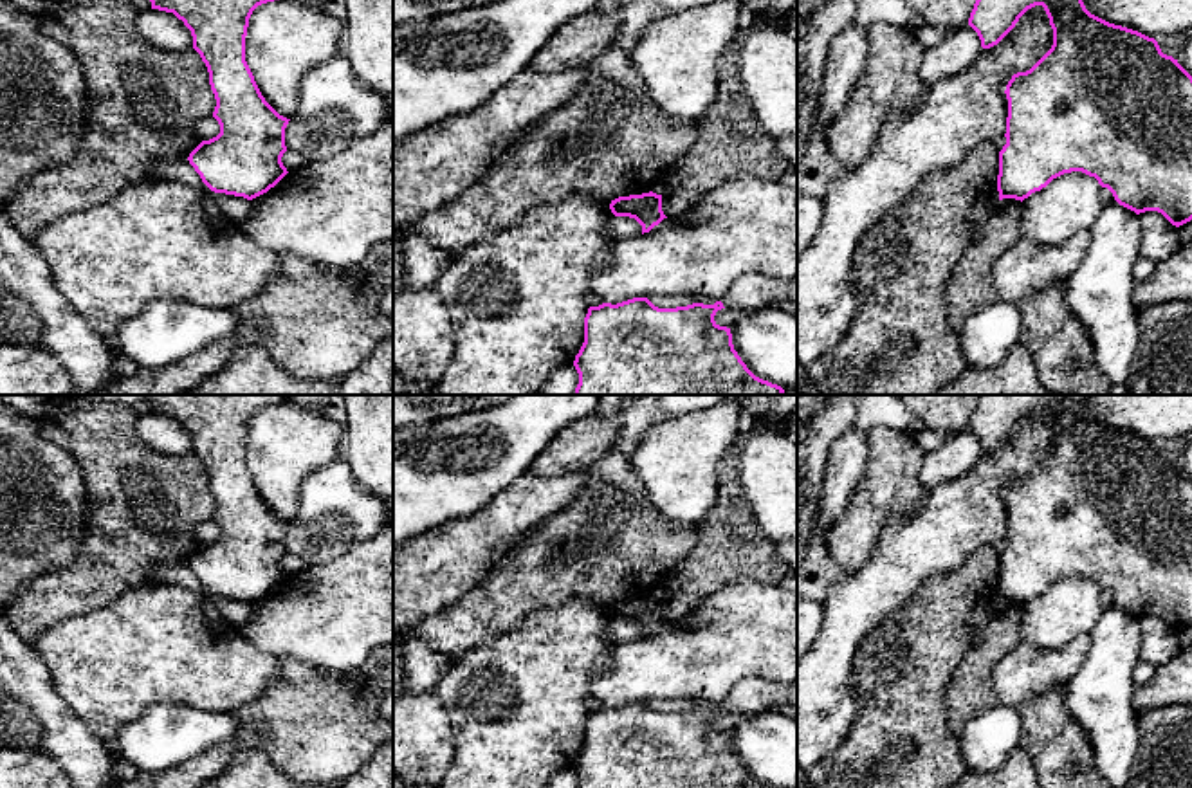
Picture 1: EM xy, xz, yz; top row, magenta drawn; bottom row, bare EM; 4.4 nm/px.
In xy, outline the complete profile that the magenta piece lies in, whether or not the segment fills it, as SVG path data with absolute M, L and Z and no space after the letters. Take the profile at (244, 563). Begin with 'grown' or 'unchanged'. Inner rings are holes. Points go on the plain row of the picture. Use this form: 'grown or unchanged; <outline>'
unchanged; M146 395L146 400L151 413L173 417L191 435L216 503L213 521L220 537L202 545L189 568L215 597L247 604L267 597L289 577L281 561L290 523L261 499L245 465L245 440L252 415L285 397Z

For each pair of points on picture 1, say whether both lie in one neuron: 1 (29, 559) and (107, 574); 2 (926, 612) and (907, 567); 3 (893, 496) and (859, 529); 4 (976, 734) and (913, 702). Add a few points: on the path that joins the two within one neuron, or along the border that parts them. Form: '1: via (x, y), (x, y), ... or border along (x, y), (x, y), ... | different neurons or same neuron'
1: border along (85, 529), (82, 554), (73, 563), (26, 583) | different neurons
2: border along (954, 570), (933, 574), (898, 610), (884, 617) | different neurons
3: via (884, 503), (868, 520) | same neuron
4: border along (956, 736), (960, 754), (969, 769) | different neurons

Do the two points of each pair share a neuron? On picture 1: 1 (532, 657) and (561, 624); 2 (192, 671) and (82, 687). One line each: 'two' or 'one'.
1: one
2: one

